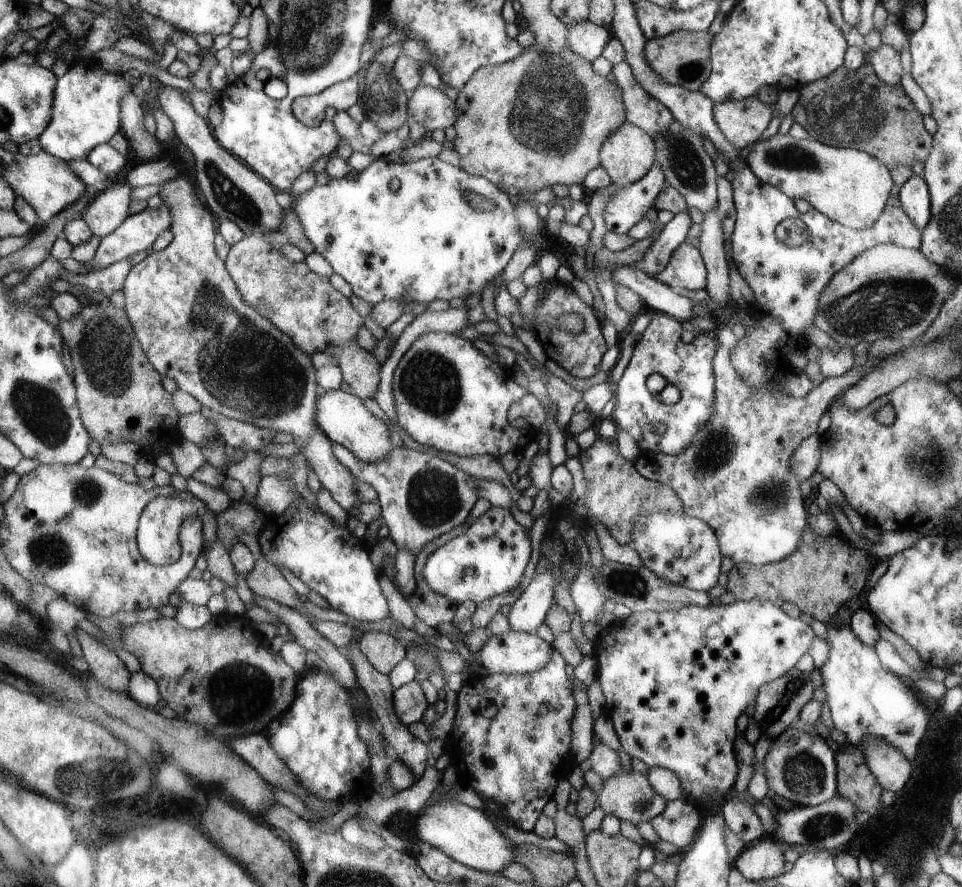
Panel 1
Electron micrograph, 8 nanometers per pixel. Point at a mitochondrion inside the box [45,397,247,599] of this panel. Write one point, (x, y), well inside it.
(87, 491)

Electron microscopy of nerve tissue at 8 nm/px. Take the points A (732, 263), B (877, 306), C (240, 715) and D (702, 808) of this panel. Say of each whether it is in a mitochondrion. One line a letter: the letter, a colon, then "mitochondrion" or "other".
A: other
B: mitochondrion
C: mitochondrion
D: other

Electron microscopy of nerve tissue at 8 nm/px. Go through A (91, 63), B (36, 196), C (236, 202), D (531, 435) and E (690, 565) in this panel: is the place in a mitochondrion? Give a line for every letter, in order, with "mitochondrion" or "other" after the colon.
A: other
B: other
C: mitochondrion
D: other
E: other

